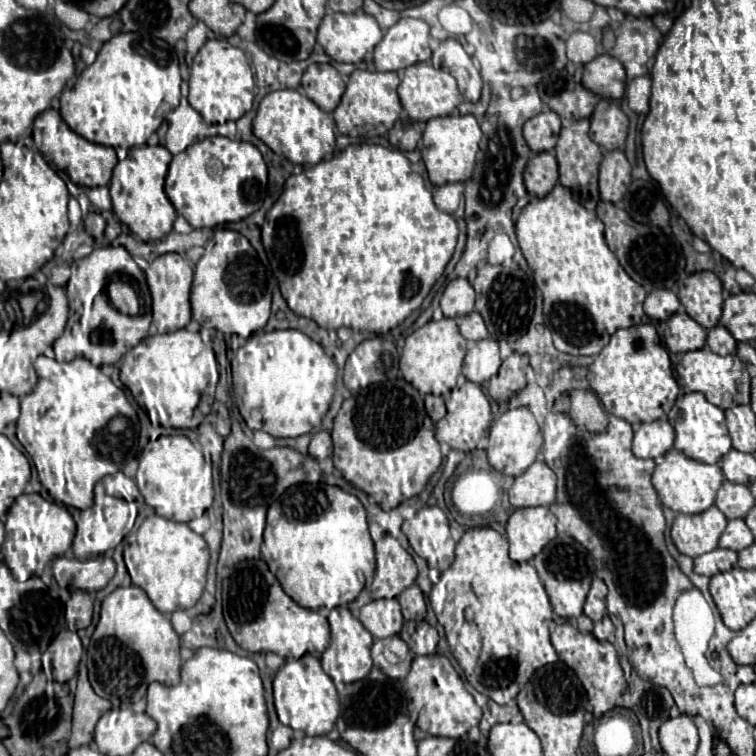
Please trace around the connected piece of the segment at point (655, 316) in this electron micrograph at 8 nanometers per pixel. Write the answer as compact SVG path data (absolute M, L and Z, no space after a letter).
M652 290L644 300L644 312L652 320L668 320L672 314L676 314L680 308L678 296L670 290Z

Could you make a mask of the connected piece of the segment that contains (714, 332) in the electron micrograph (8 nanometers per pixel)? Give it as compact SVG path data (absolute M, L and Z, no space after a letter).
M716 326L712 330L708 330L708 346L720 354L720 356L728 356L736 352L736 340L734 336L724 328L724 326Z

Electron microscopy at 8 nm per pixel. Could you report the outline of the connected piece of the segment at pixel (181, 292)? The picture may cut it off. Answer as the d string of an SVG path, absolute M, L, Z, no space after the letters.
M162 254L158 256L146 270L148 288L152 294L152 314L154 324L160 334L176 332L186 328L190 322L190 284L192 284L194 270L180 254Z

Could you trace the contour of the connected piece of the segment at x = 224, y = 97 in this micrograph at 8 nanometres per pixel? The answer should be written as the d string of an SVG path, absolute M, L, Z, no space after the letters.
M208 40L190 66L188 102L206 124L224 124L228 120L236 122L242 118L254 102L254 76L246 64L244 52L228 40Z

